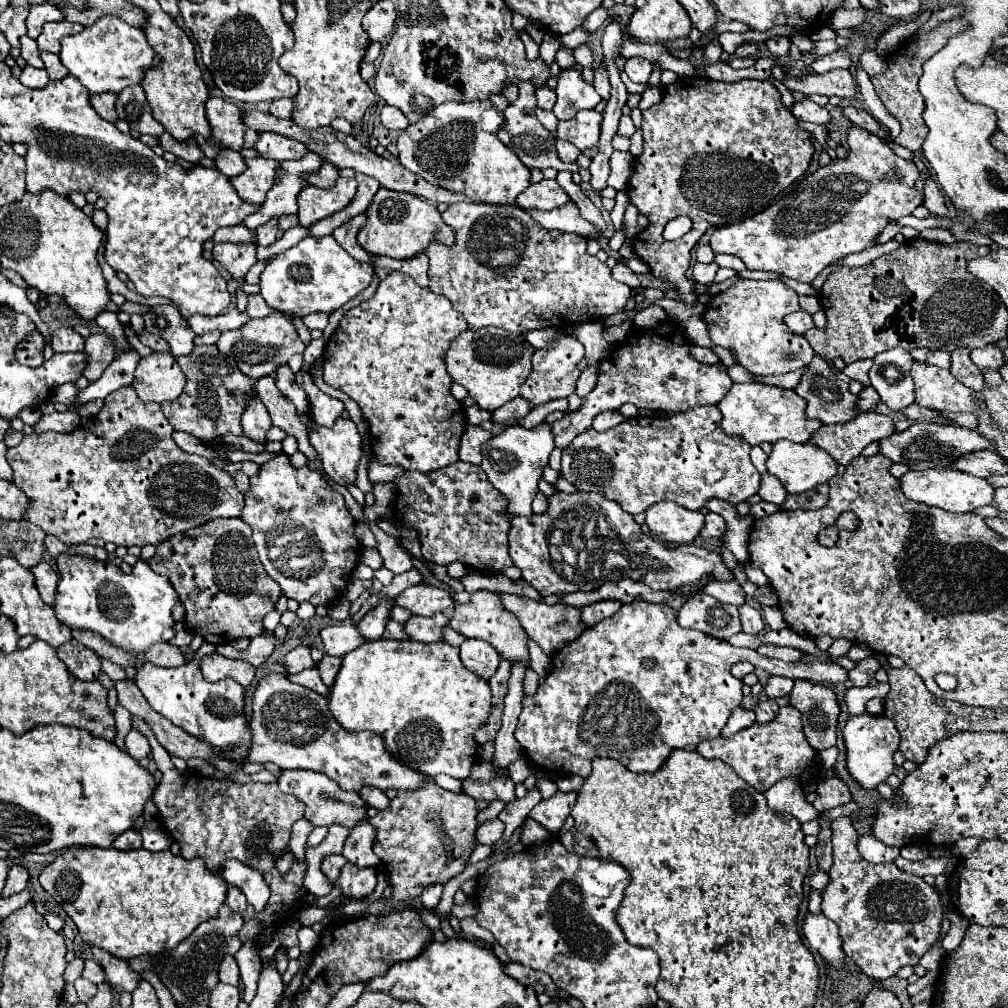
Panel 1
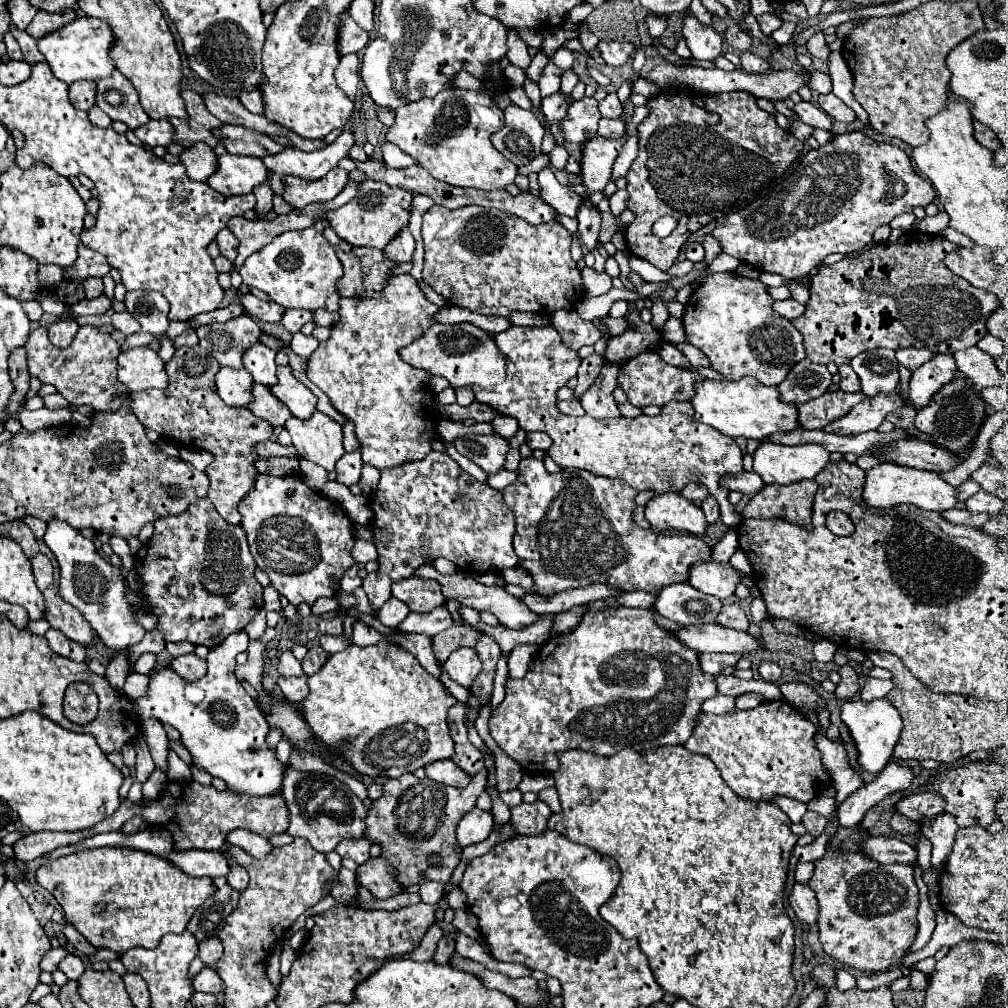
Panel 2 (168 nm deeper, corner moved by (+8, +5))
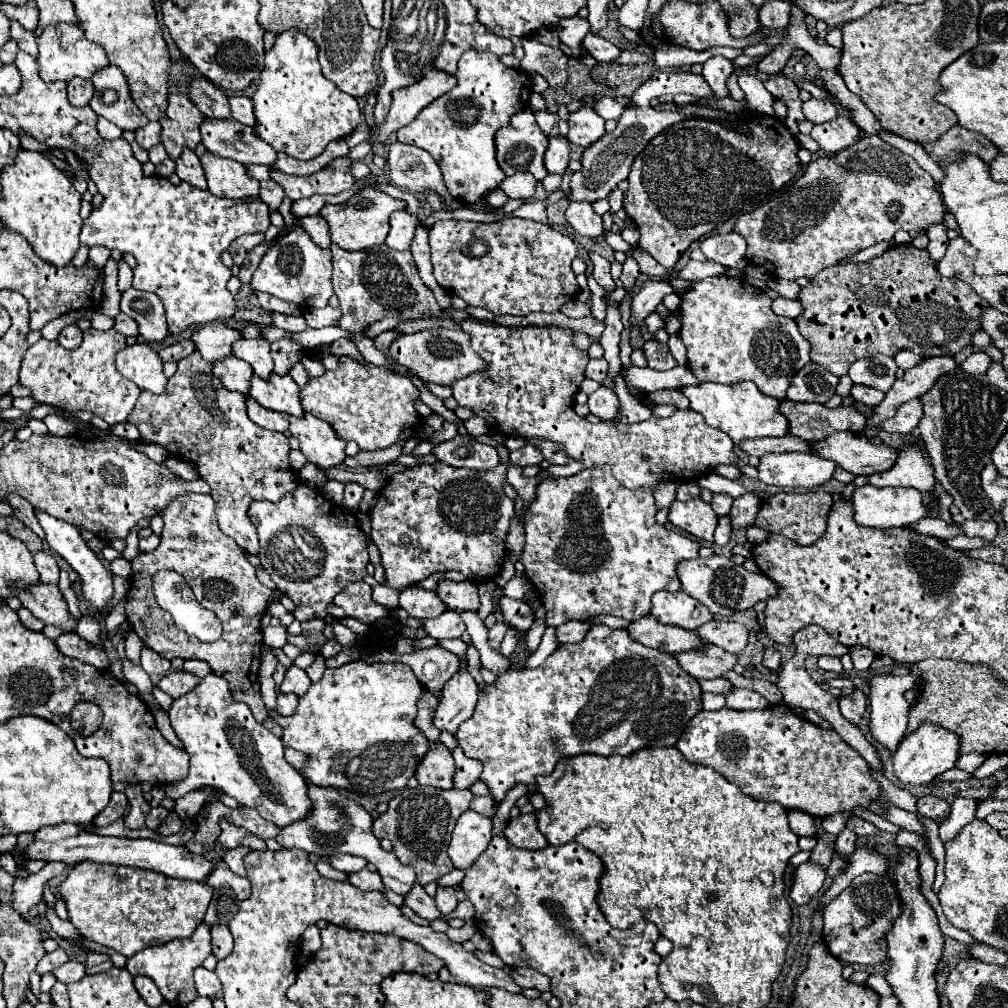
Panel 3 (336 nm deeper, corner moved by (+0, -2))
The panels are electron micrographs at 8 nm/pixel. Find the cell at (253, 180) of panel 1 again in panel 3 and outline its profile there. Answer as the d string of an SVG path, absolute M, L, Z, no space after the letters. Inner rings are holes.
M211 152L201 156L203 170L207 172L207 188L219 198L251 198L259 194L259 182L247 176L247 168L235 160L219 158Z

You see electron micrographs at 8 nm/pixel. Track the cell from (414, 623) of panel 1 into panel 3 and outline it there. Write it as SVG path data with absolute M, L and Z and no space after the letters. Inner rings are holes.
M445 610L439 618L423 620L423 632L431 638L461 638L465 632L465 622L461 620L459 612L455 610Z

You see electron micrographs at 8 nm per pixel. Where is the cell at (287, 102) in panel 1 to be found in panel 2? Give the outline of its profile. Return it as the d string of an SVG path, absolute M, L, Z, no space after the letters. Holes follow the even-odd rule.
M259 89L241 93L241 95L239 95L239 101L241 101L241 105L243 105L249 113L257 113L257 115L263 113L263 99L261 99Z

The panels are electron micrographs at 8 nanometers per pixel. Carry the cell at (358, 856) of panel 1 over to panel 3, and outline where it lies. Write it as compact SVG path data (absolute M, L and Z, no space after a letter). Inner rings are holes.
M337 854L337 856L331 856L331 866L337 870L345 870L345 872L353 874L353 872L363 870L367 866L367 862L363 858L351 856L351 854Z

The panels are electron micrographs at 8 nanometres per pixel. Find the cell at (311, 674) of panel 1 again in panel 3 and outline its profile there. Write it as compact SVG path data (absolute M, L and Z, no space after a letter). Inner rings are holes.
M279 694L277 696L277 712L281 716L291 716L295 714L295 708L299 704L299 698L297 696L289 696L289 694Z

